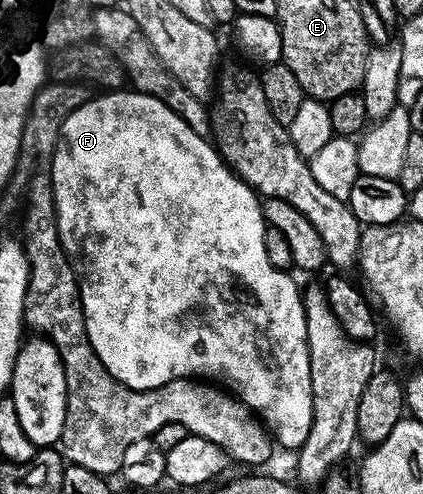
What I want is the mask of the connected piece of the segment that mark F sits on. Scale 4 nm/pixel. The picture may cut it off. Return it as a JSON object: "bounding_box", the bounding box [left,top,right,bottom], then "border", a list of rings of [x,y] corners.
{"bounding_box":[50,92,312,451],"border":[[[101,92],[101,97],[93,96],[70,111],[62,123],[58,143],[50,158],[52,202],[56,208],[56,230],[60,244],[64,246],[69,258],[84,257],[79,265],[83,277],[80,281],[80,306],[84,312],[84,326],[90,347],[94,347],[98,359],[102,359],[106,371],[110,371],[114,379],[131,389],[150,389],[177,379],[211,379],[223,383],[264,422],[277,446],[285,445],[291,451],[299,450],[310,431],[312,418],[308,328],[301,286],[296,286],[285,270],[276,269],[274,263],[266,259],[266,222],[261,198],[256,190],[240,180],[225,165],[212,141],[194,132],[177,113],[166,107],[166,103],[145,93],[124,92]]]}

